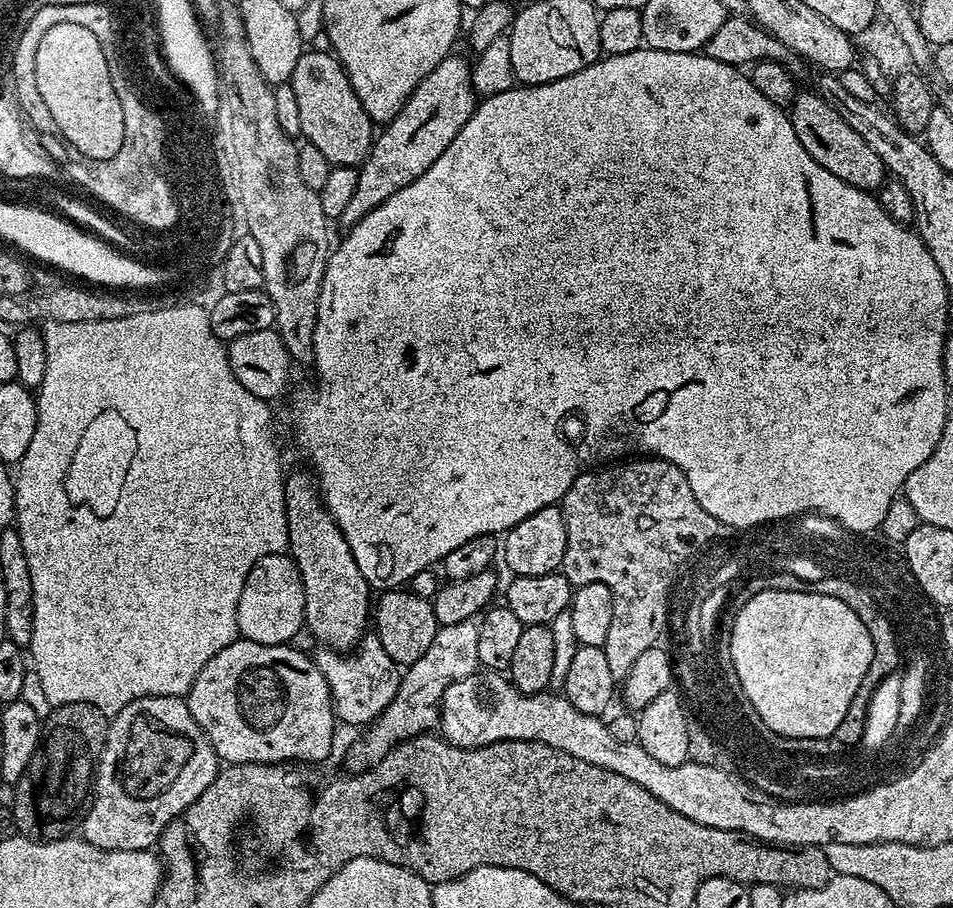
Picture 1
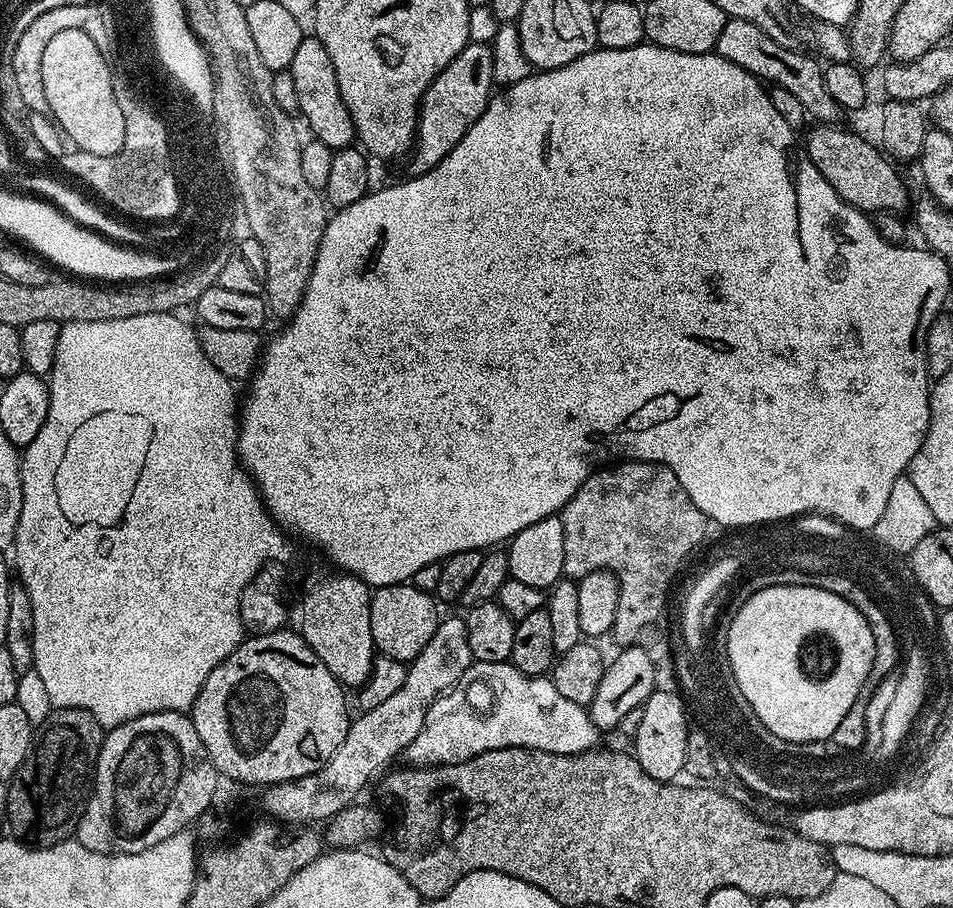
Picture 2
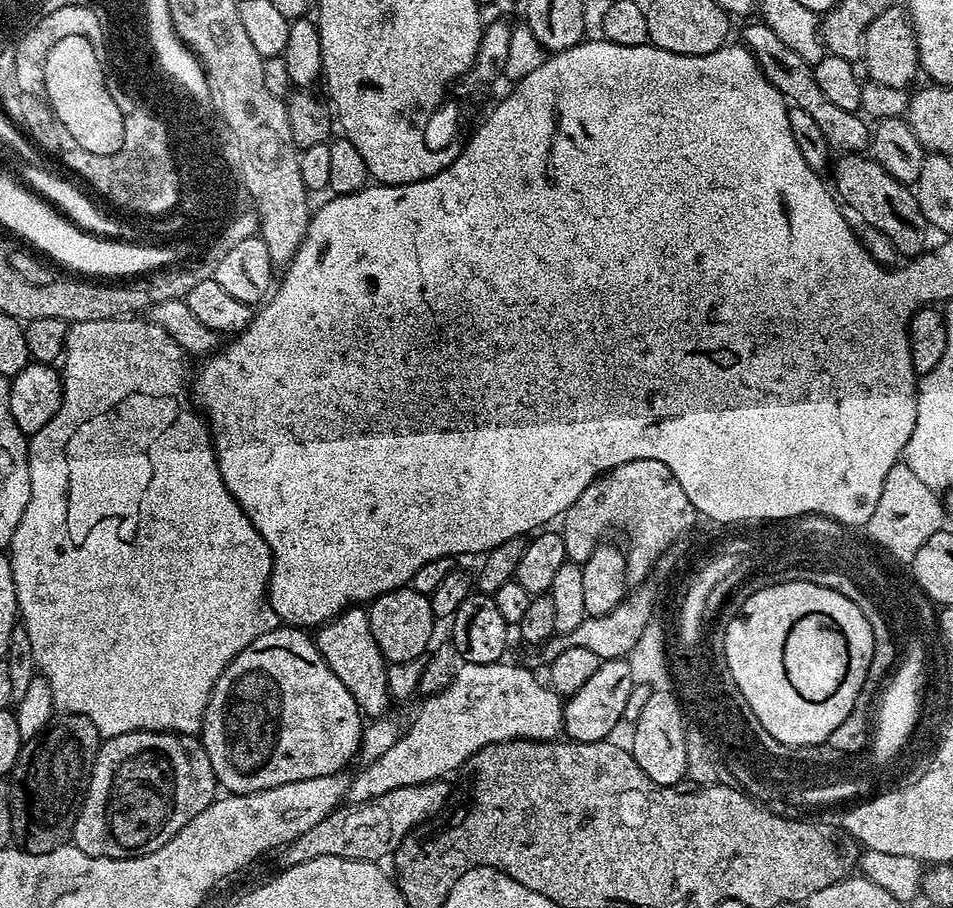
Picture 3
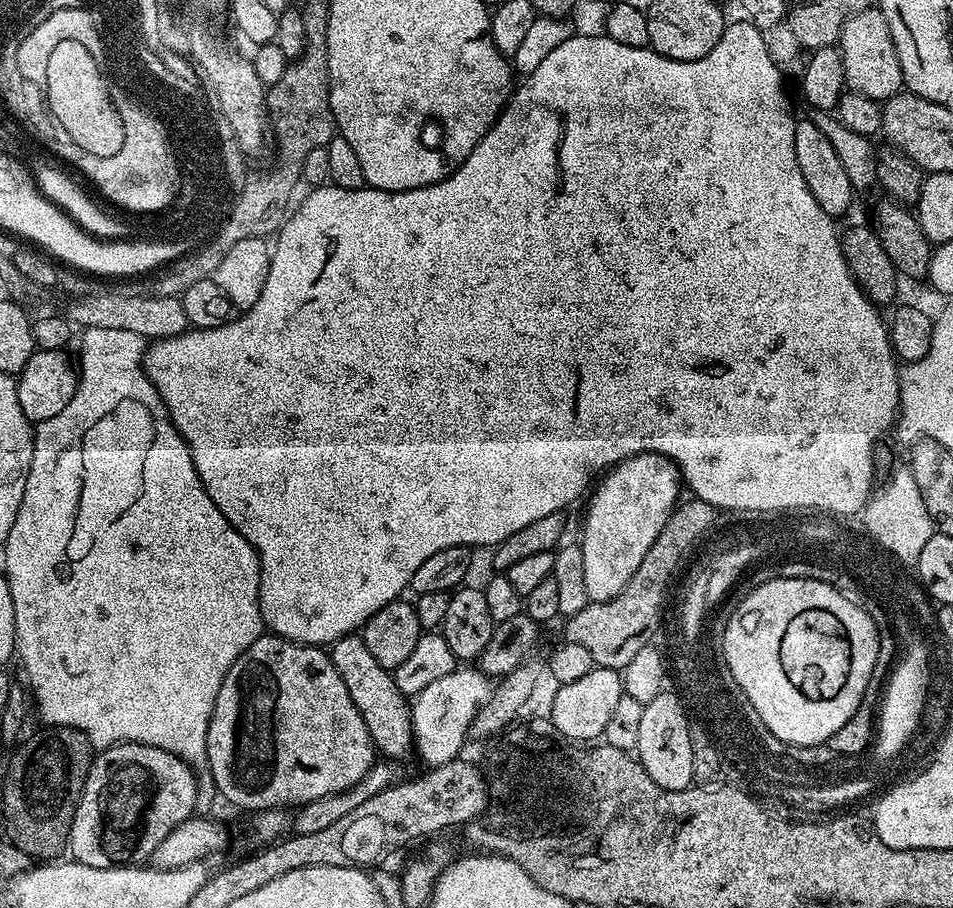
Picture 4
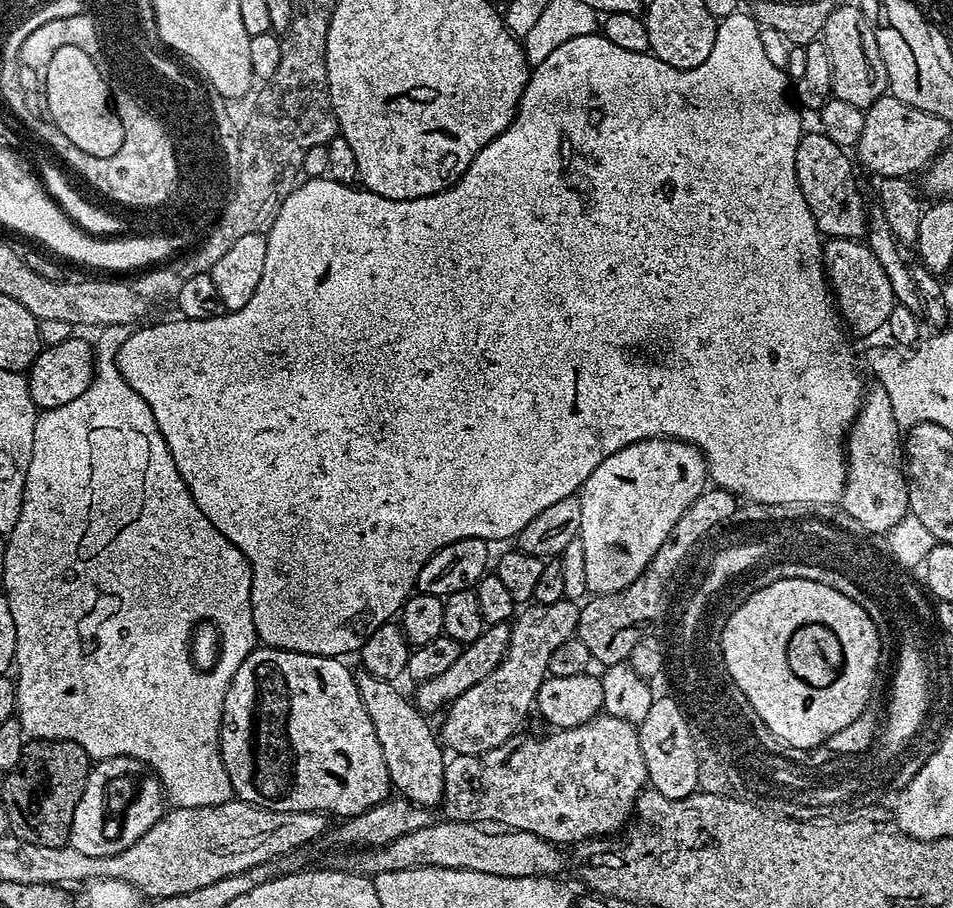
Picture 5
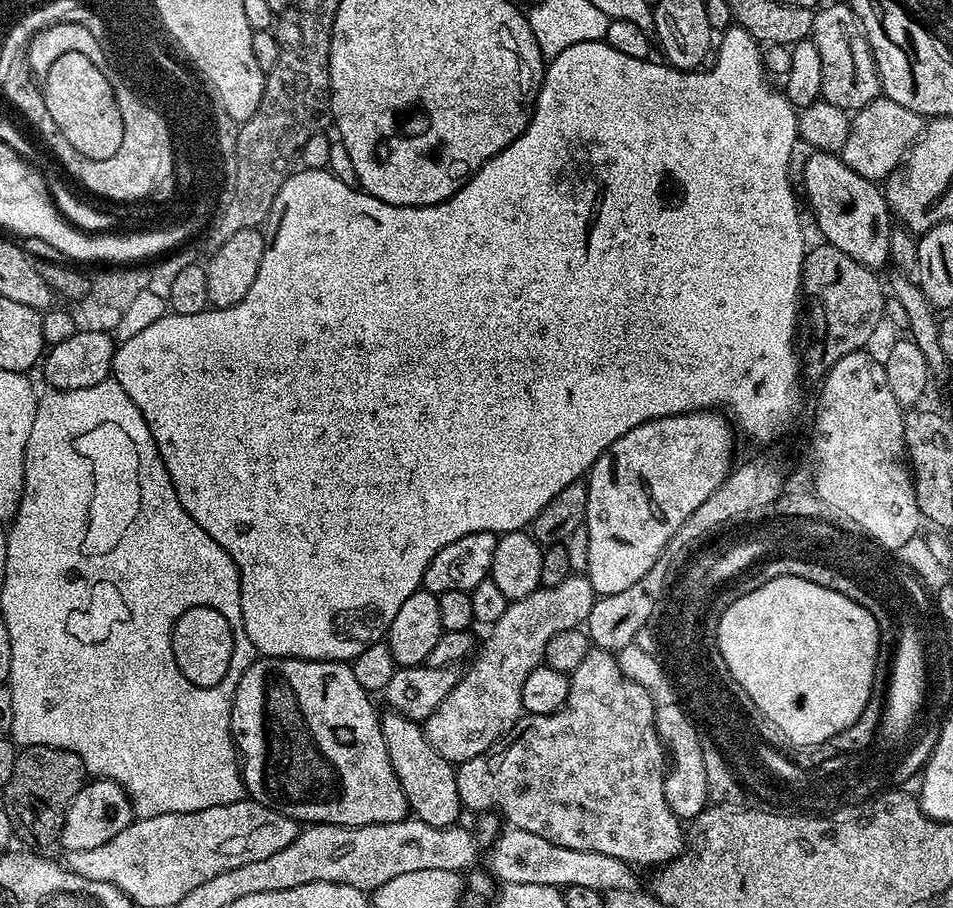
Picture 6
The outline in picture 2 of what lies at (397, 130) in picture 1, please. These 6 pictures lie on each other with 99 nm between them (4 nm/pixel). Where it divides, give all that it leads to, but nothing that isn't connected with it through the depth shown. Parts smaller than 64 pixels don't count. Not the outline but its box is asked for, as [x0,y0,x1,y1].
[409,42,494,176]

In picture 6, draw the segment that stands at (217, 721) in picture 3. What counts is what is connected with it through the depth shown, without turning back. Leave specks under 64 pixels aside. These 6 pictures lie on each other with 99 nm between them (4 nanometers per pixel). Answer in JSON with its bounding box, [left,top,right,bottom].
[232,656,410,826]

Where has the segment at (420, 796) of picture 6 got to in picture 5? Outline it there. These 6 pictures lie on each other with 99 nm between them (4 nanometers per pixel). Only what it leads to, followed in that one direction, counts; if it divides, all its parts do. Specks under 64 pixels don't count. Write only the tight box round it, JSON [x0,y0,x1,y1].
[355,670,446,809]

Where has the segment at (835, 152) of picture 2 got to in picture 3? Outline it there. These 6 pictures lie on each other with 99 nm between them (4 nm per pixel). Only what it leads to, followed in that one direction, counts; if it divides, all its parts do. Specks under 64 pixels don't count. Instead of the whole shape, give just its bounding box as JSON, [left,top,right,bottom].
[831,155,930,258]

